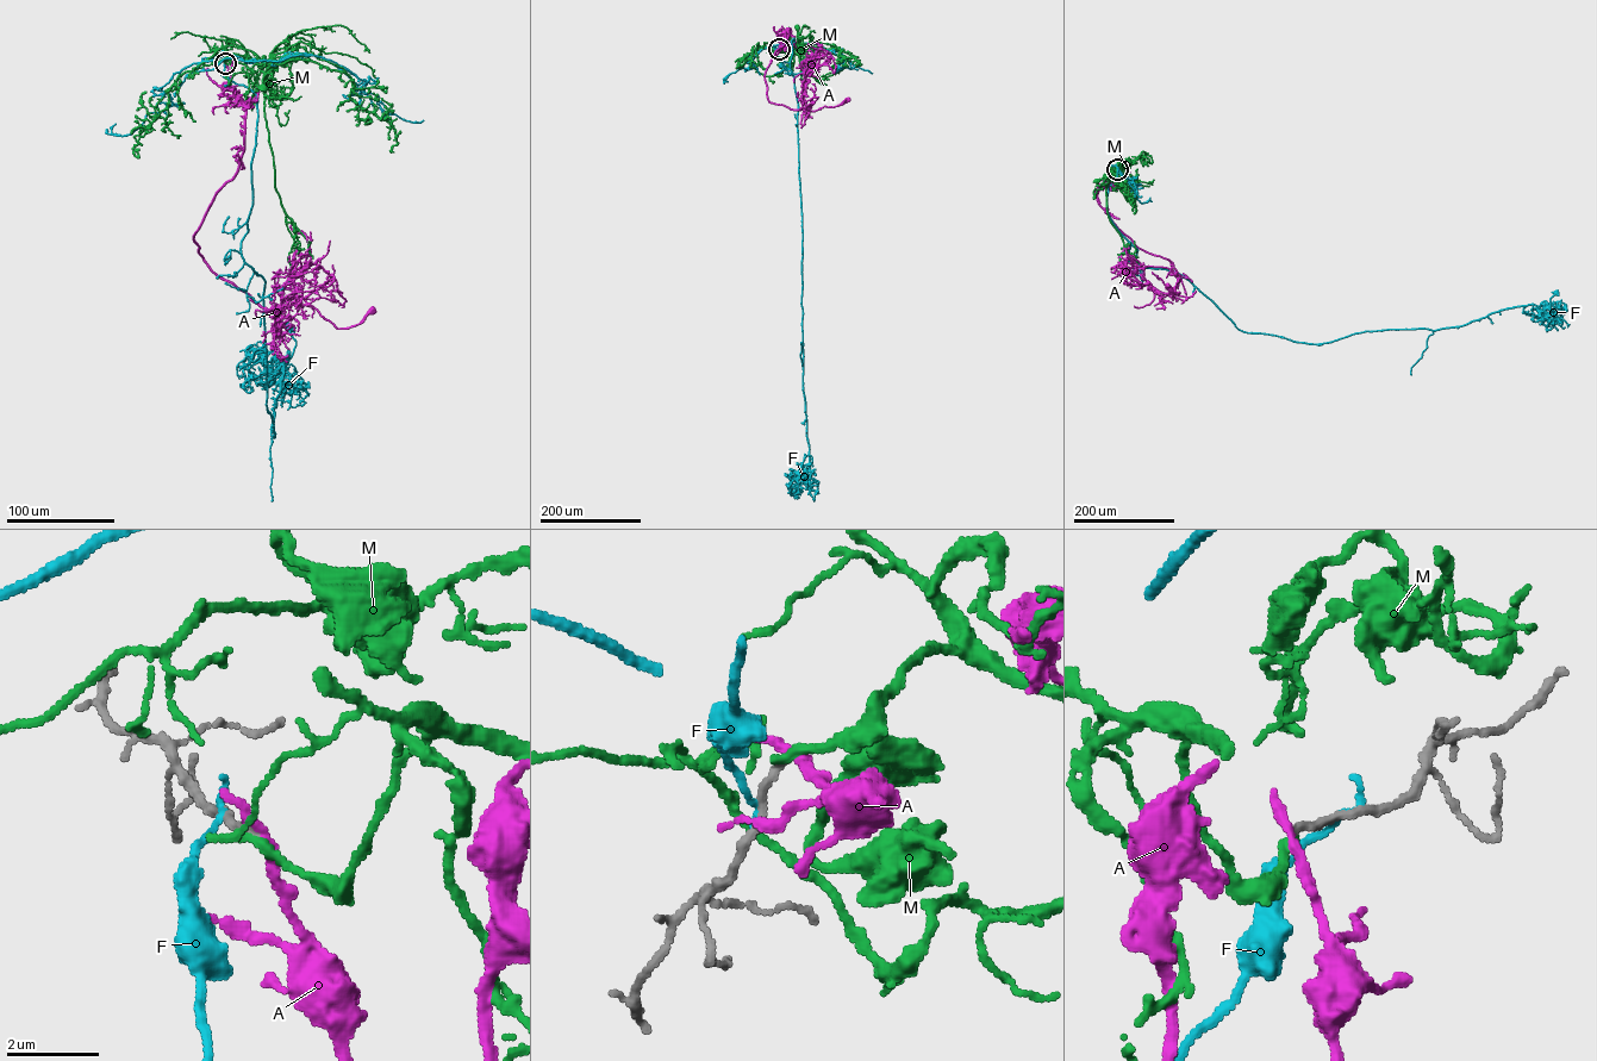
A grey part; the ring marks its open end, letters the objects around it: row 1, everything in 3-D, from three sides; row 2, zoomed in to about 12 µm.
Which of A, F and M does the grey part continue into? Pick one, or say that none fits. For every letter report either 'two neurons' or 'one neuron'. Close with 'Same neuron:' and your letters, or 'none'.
A: two neurons
F: two neurons
M: two neurons
Same neuron: none

